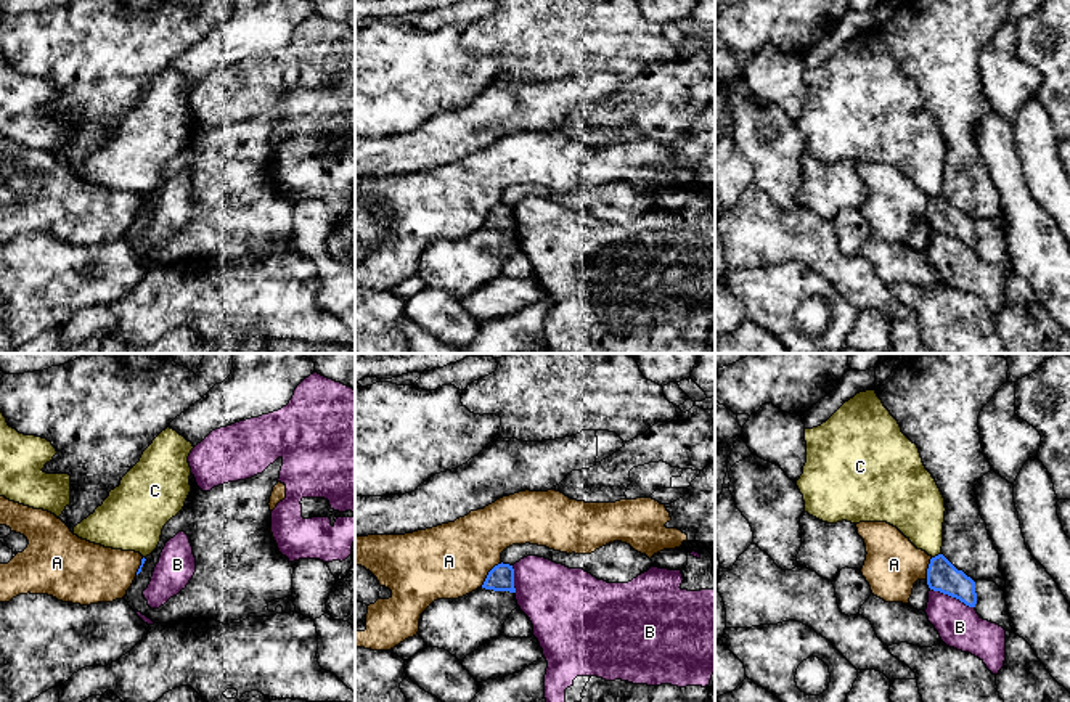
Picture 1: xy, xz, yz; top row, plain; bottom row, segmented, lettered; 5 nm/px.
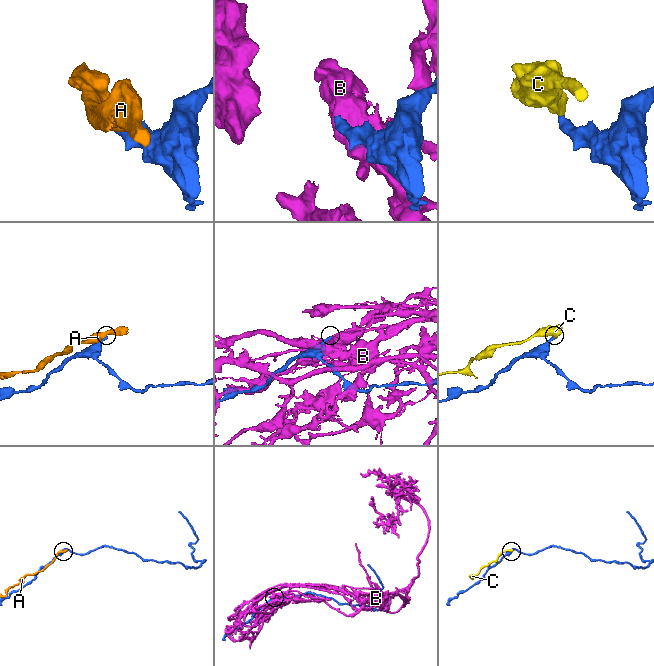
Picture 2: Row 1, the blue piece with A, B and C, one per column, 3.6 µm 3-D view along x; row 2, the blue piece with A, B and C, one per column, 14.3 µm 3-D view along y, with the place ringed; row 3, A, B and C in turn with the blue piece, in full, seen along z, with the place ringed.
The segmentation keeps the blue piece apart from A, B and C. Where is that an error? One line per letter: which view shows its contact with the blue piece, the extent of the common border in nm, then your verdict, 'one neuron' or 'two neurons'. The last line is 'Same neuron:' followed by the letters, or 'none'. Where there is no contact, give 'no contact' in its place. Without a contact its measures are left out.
A: xz | 160 nm | two neurons
B: yz | 240 nm | two neurons
C: yz | 50 nm | two neurons
Same neuron: none

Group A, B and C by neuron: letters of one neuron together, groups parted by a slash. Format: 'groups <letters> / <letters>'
groups A / B / C

